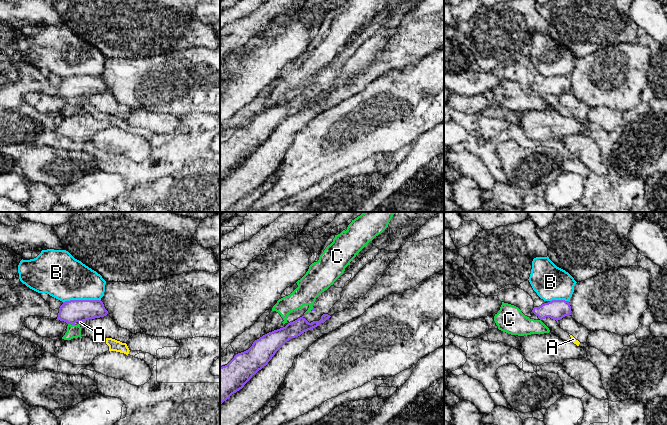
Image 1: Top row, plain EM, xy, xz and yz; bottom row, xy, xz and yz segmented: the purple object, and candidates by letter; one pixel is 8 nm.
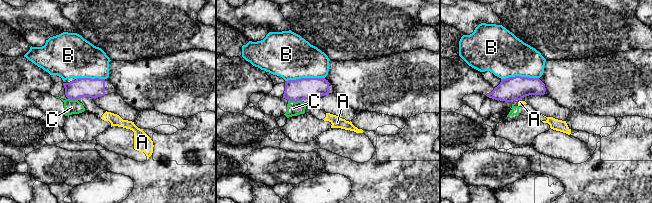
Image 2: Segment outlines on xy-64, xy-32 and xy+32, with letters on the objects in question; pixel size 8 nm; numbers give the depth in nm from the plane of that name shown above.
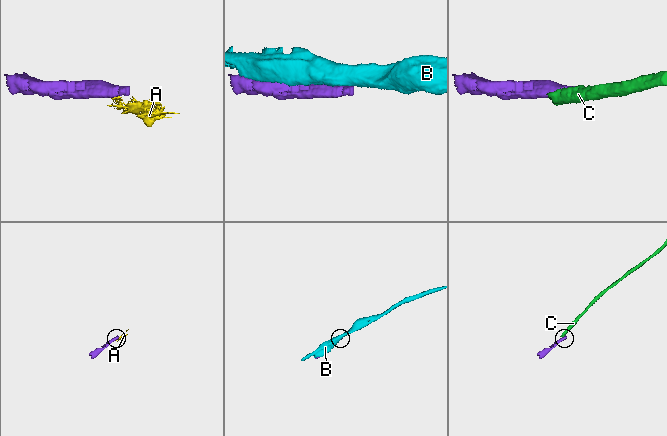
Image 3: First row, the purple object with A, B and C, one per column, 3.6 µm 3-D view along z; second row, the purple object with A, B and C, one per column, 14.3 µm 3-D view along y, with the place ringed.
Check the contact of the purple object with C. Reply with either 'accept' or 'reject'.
reject

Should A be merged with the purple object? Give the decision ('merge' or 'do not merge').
do not merge

